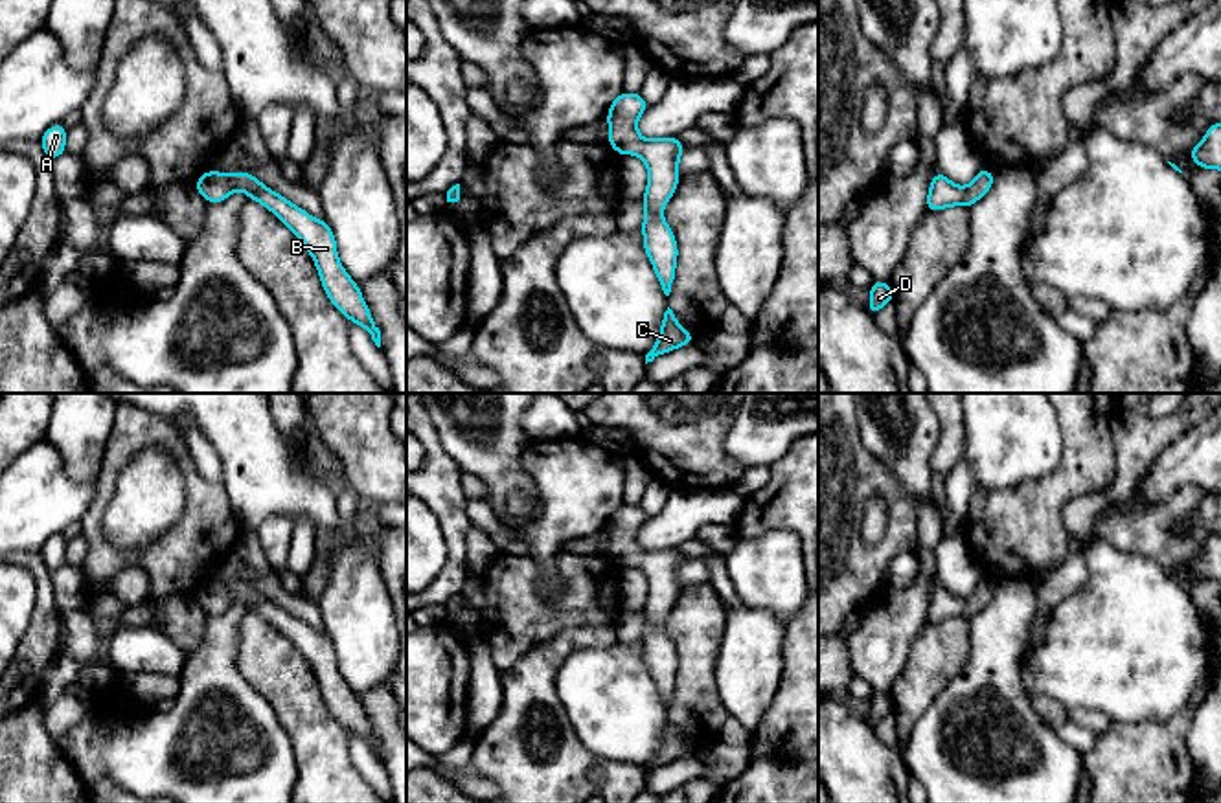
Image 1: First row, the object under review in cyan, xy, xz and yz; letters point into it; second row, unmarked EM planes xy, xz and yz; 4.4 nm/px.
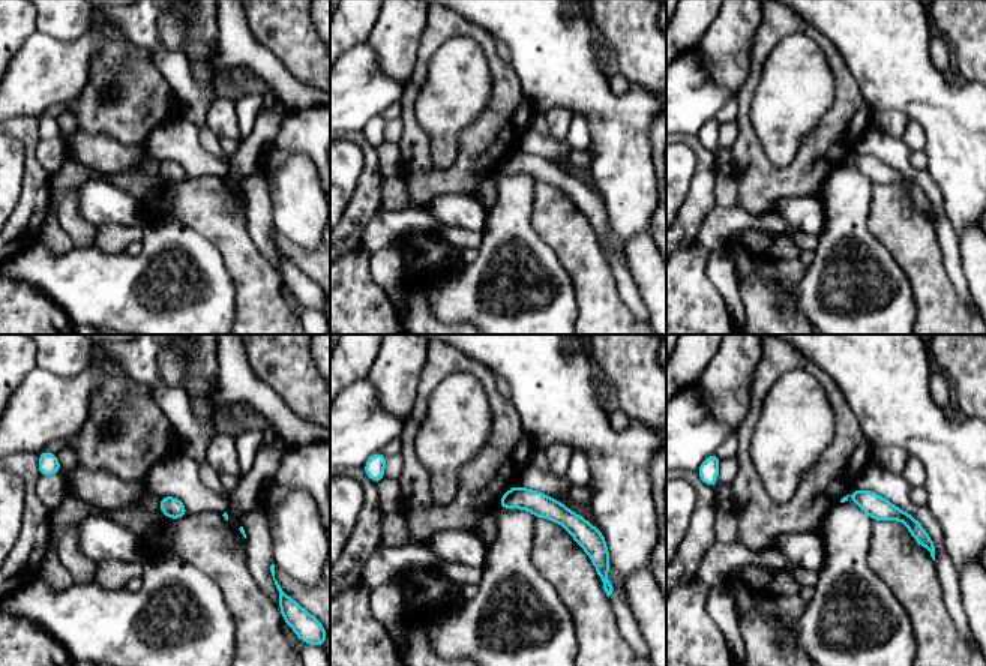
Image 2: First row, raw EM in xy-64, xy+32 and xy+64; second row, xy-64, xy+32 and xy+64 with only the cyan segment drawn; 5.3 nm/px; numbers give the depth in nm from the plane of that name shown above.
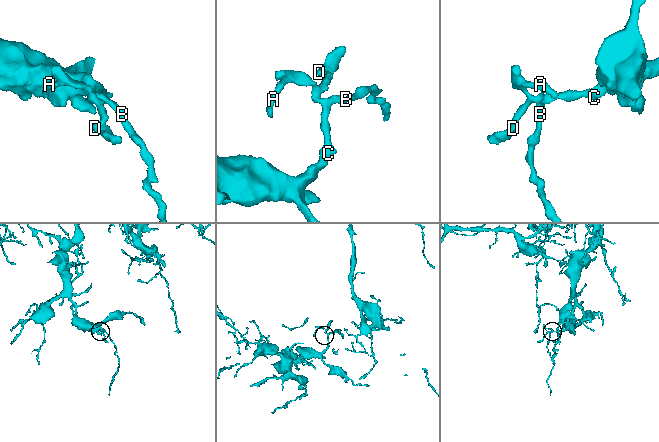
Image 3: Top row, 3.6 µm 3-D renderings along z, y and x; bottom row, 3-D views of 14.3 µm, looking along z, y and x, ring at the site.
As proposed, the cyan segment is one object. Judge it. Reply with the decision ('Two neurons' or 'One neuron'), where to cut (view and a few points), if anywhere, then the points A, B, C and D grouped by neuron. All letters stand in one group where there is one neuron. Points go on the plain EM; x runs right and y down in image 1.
One neuron. No split. Groups: A B C D

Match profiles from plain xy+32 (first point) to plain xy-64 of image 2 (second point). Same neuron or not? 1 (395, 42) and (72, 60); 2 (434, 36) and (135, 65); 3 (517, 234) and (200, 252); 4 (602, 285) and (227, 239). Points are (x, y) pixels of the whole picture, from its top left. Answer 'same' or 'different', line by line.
1: different
2: same
3: same
4: same

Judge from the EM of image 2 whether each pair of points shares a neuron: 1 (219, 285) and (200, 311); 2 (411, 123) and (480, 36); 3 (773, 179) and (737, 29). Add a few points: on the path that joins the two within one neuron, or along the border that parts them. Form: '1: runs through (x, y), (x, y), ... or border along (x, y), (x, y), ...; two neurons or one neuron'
1: runs through (213, 291), (204, 305); one neuron
2: runs through (411, 92), (426, 48), (449, 29); one neuron
3: border along (752, 41), (751, 72), (736, 95); two neurons

